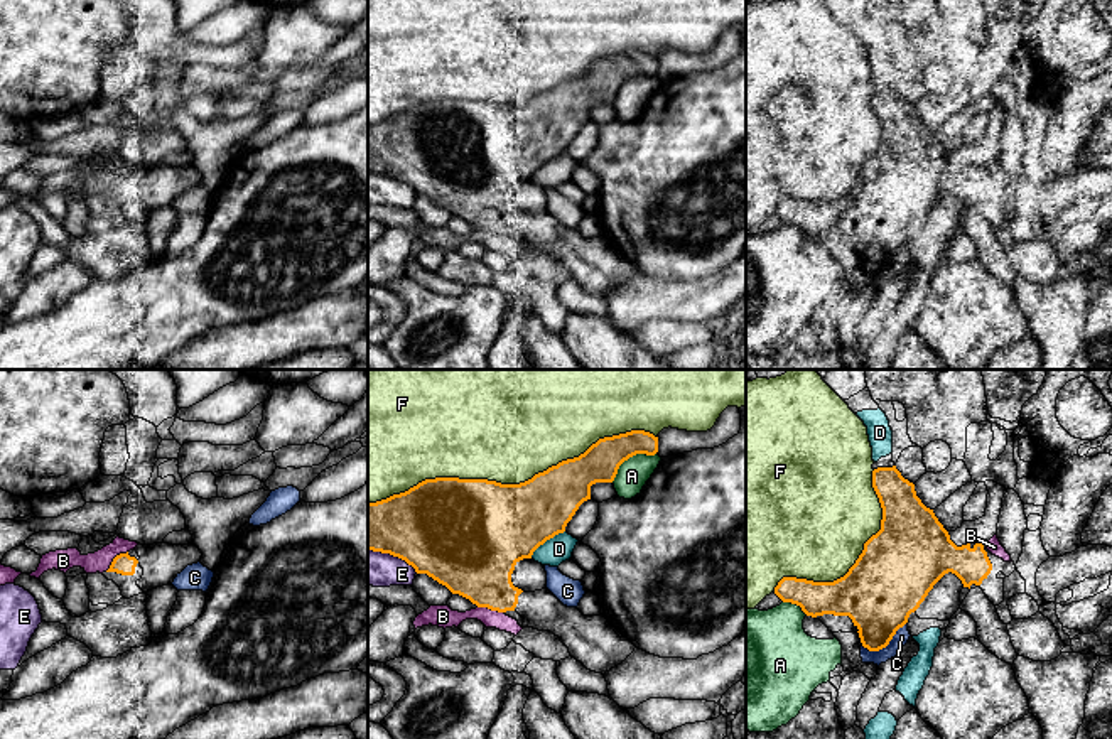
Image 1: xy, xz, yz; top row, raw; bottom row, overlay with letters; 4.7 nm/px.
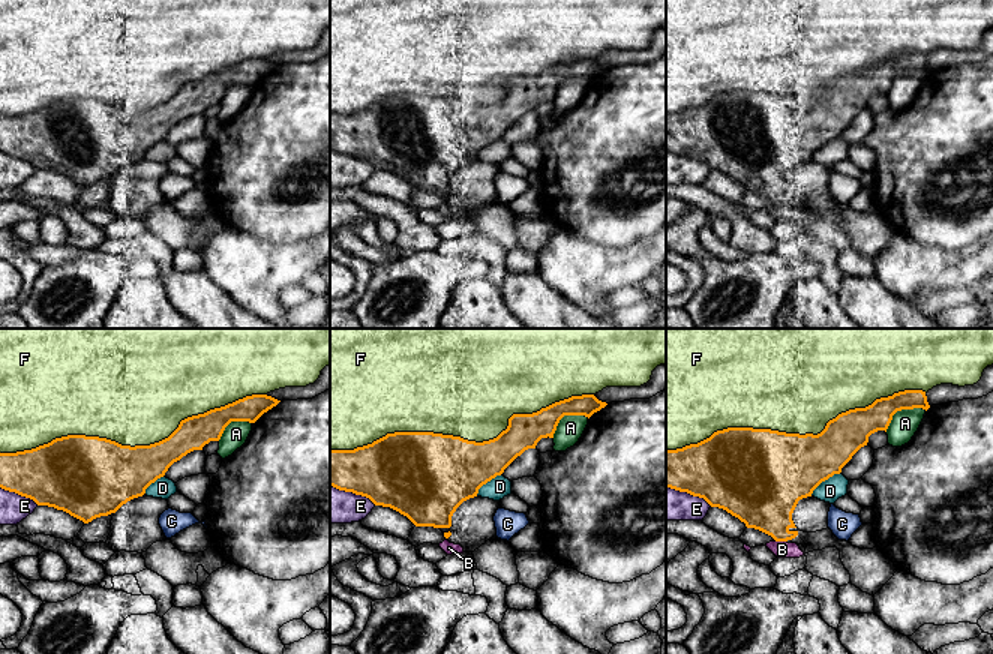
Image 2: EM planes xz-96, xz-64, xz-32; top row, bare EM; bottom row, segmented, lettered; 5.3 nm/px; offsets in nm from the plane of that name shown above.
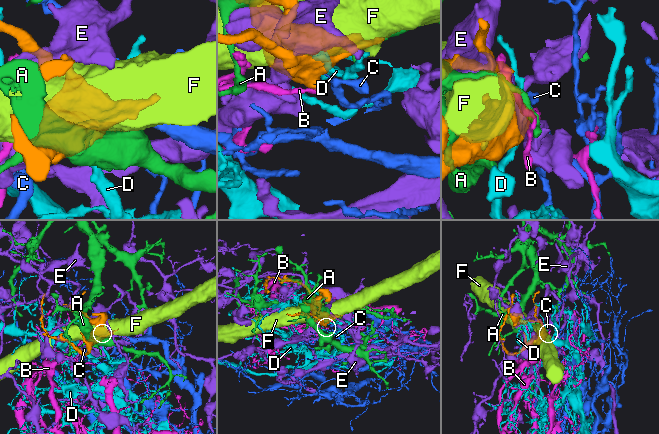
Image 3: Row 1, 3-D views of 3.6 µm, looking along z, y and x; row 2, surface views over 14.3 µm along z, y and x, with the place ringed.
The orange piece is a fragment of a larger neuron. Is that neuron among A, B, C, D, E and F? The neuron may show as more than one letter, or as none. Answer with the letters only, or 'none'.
none

